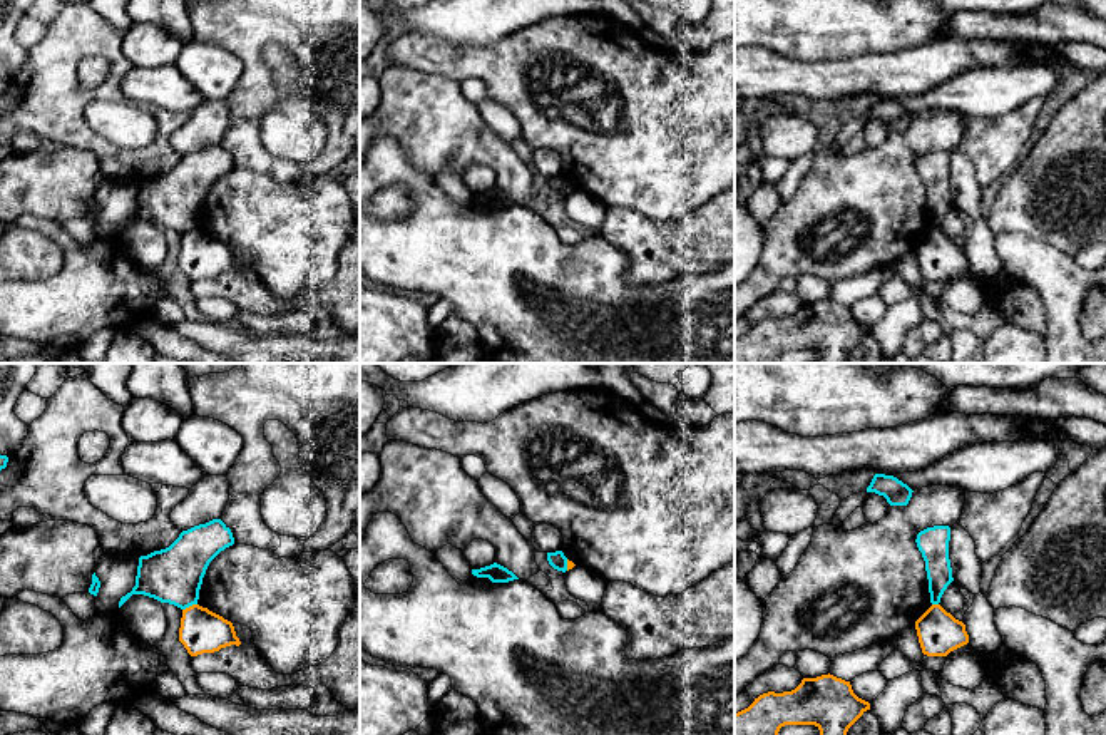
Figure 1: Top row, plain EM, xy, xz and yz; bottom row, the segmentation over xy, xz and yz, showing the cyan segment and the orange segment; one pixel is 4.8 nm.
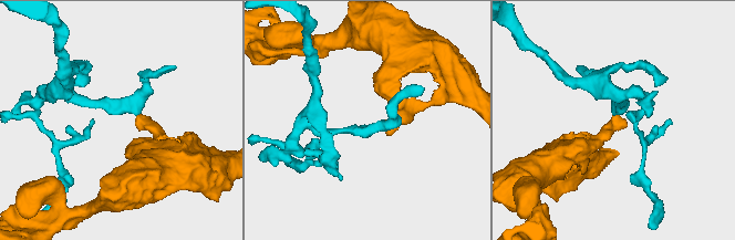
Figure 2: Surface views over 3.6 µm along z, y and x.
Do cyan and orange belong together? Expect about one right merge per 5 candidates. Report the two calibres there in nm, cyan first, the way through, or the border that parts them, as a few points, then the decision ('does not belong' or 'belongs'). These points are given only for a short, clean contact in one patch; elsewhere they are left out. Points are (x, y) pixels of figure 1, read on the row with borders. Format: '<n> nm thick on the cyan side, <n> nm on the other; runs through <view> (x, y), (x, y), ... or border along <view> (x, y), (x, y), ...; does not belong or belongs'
280 nm thick on the cyan side, 200 nm on the other; border along xy (196, 603), (183, 610); does not belong

